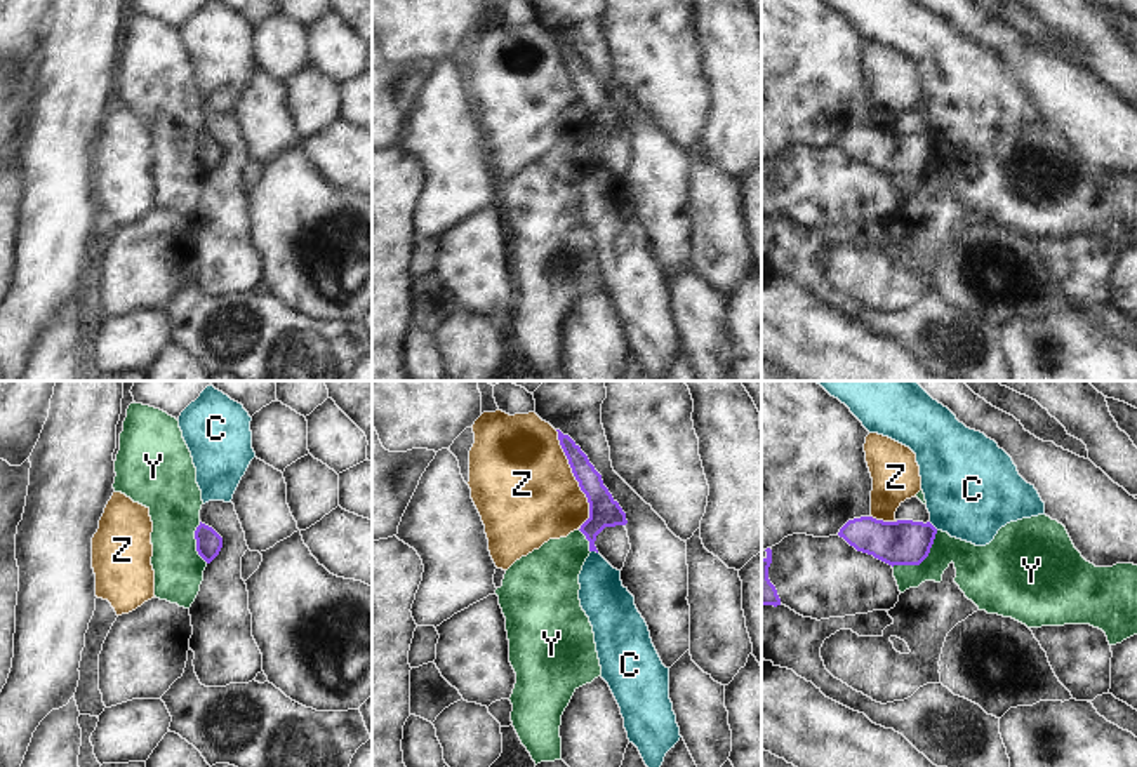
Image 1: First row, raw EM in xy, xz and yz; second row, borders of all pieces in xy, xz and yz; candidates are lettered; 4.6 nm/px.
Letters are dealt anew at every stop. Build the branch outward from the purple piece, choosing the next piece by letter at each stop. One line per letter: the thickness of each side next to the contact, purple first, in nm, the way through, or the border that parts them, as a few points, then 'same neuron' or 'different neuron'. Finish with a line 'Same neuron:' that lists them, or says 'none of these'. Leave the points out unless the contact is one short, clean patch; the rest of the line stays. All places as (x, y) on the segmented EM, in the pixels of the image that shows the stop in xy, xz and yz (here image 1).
C: calibres 200 and 440 nm; border yz (929, 522), (937, 529); different neuron
Y: calibres 200 and 190 nm; border yz (937, 531), (930, 552), (918, 564), (896, 564), (892, 567); different neuron
Z: calibres 140 and 480 nm; different neuron
Same neuron: none of these

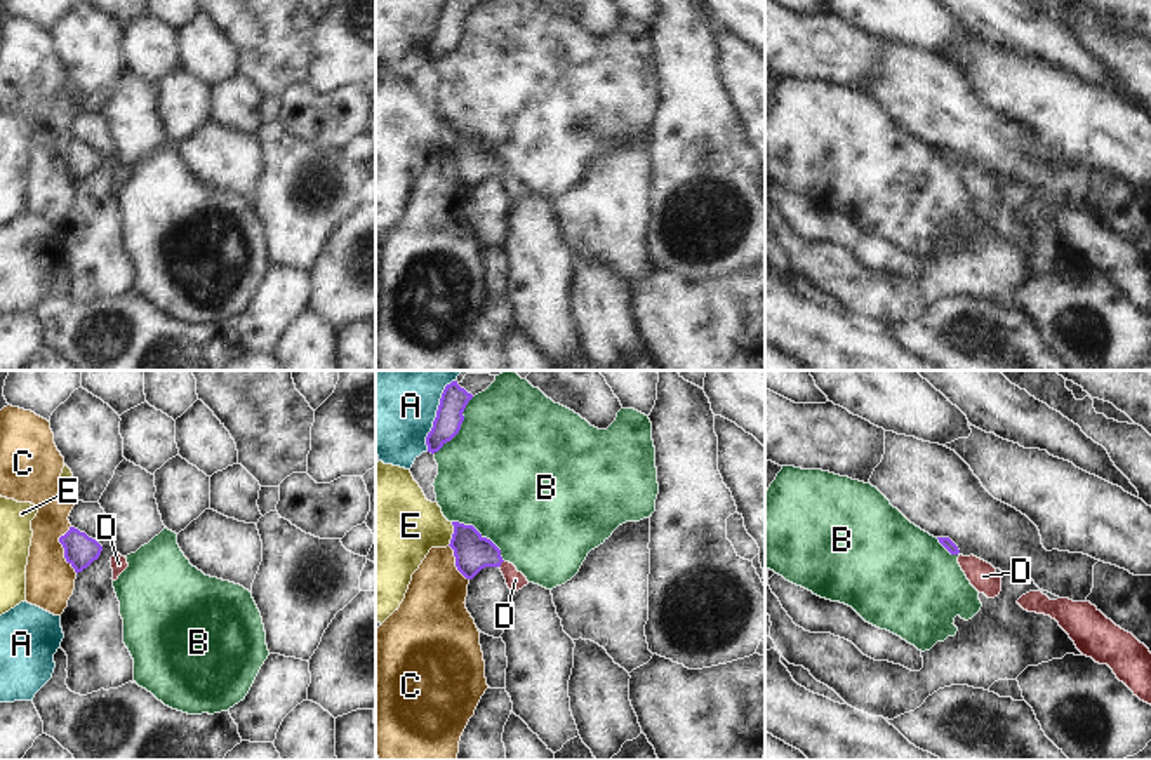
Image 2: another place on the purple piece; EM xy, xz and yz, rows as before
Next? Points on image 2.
A: calibres 130 and 480 nm; different neuron
B: calibres 130 and 500 nm; different neuron
C: calibres 150 and 220 nm; border xy (70, 526), (59, 538), (59, 543), (65, 560), (77, 573); different neuron
D: calibres 170 and 90 nm; way xz (472, 552), (487, 553), (501, 562), (515, 580); same neuron
E: calibres 170 and 360 nm; different neuron
Same neuron: D

